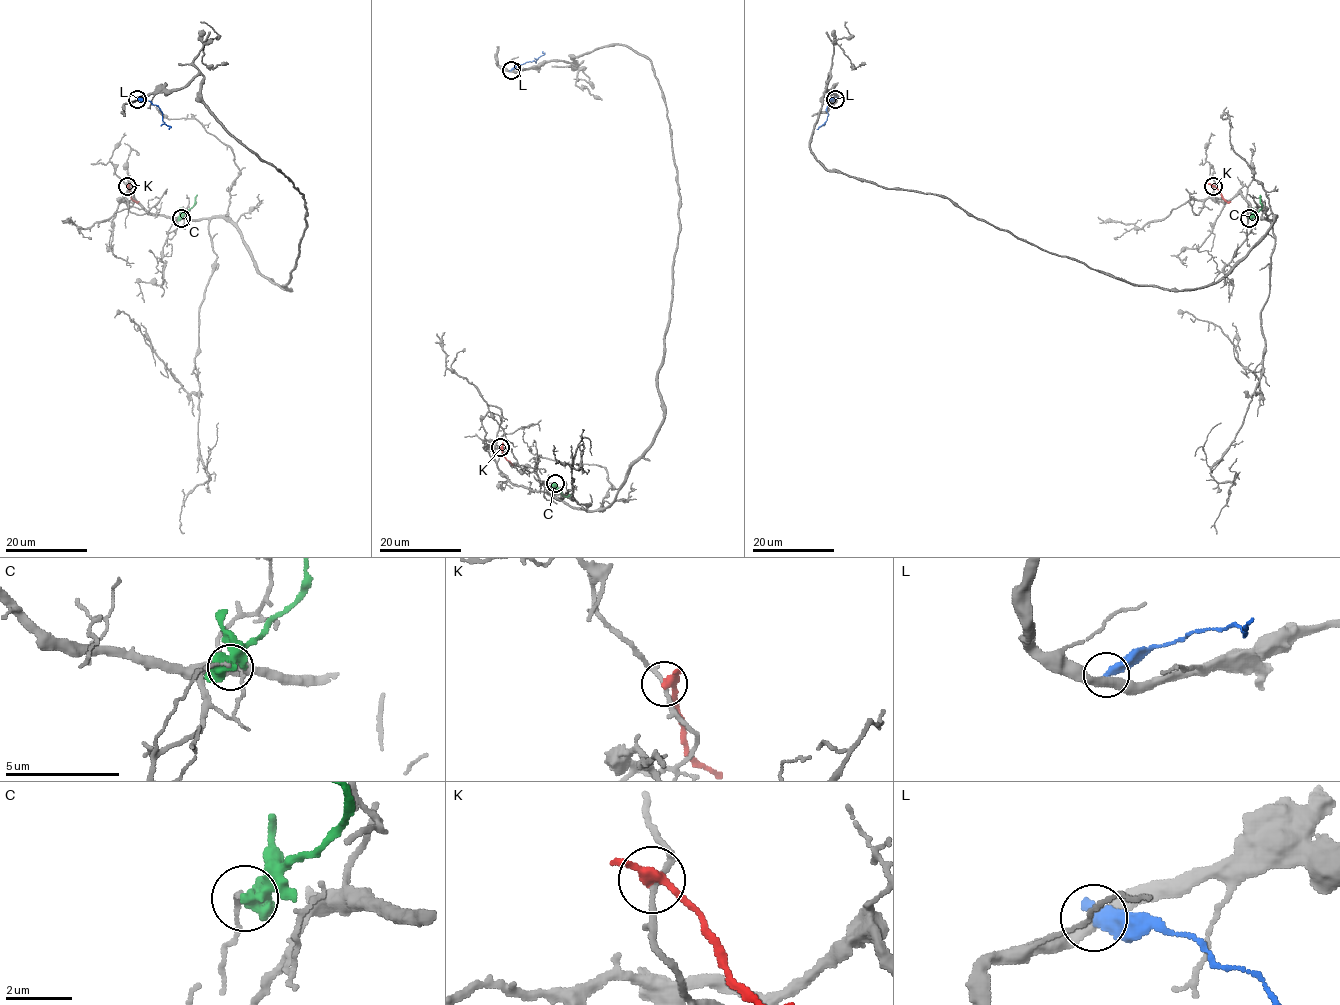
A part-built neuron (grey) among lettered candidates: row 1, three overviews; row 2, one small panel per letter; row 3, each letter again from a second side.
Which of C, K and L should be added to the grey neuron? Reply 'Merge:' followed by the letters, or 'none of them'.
Merge: none of them

